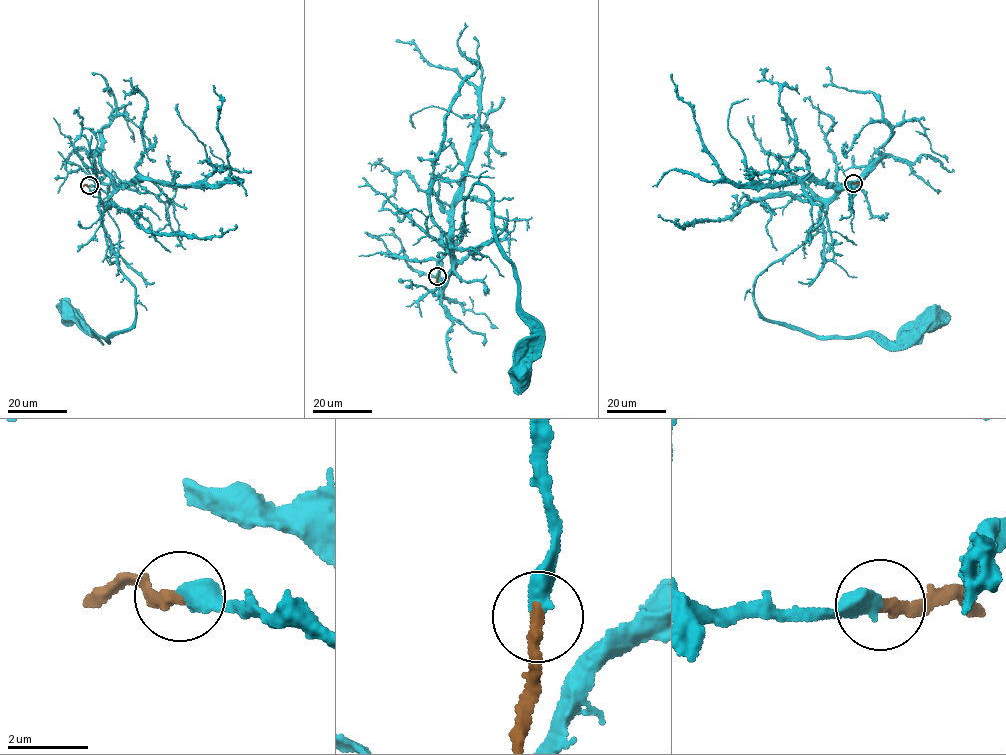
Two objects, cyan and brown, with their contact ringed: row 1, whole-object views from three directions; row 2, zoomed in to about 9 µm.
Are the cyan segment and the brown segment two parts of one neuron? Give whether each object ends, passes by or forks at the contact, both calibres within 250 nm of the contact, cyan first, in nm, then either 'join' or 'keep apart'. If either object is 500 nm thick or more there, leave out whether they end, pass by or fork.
cyan ends there; brown ends there; 480 nm thick on the cyan side, 300 nm on the other; join

